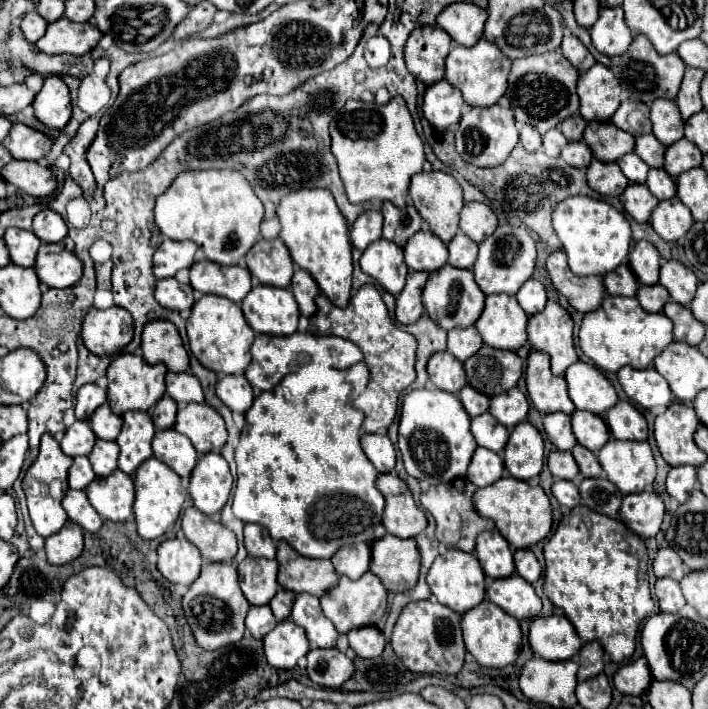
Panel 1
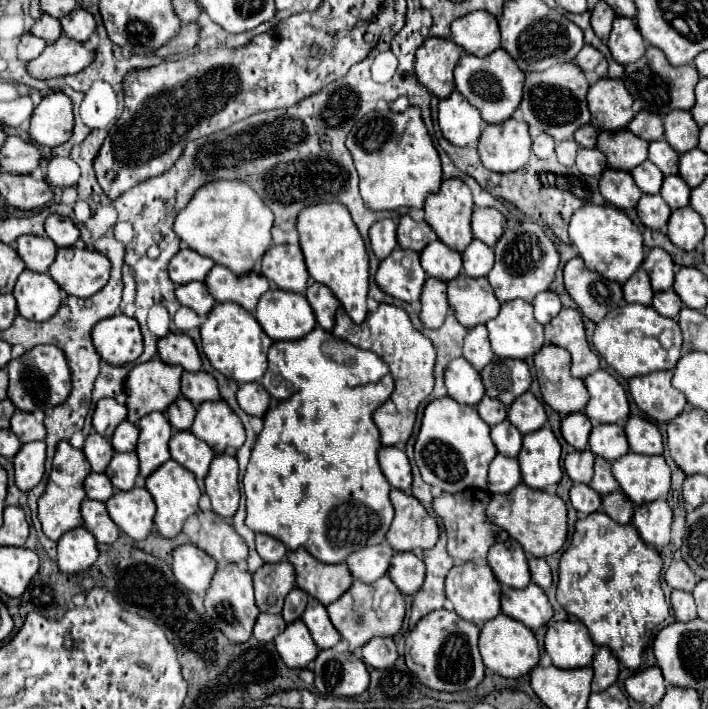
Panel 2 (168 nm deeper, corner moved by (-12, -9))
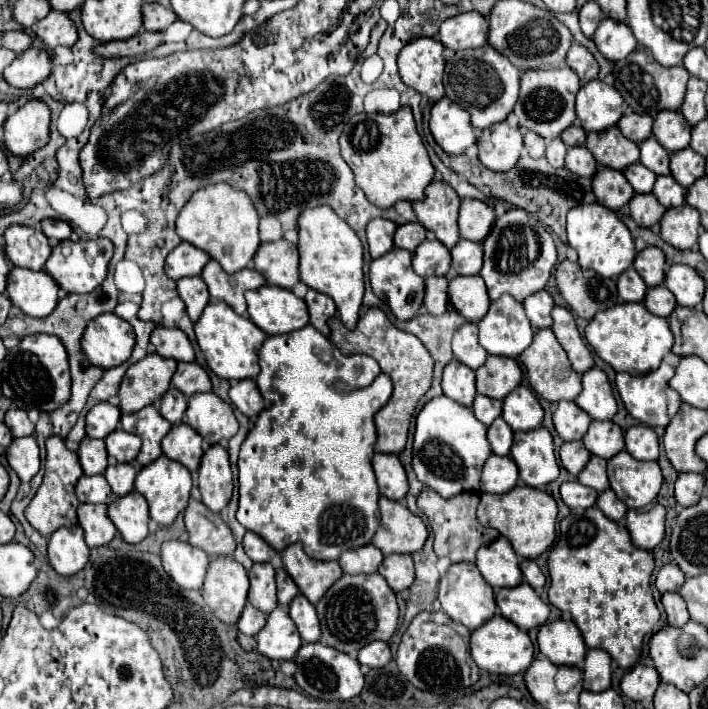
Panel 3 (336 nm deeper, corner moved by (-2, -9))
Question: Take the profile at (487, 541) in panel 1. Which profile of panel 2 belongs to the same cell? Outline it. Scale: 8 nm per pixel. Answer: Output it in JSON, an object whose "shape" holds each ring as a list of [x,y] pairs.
{"shape":[[[512,538],[506,542],[498,542],[490,548],[488,564],[492,566],[496,580],[504,588],[526,588],[530,584],[526,554]]]}

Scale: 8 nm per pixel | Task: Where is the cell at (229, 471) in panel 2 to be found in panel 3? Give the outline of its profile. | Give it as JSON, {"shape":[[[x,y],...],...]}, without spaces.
{"shape":[[[214,444],[204,452],[198,470],[198,488],[202,492],[202,502],[212,512],[220,512],[228,506],[234,482],[228,452],[224,446]]]}

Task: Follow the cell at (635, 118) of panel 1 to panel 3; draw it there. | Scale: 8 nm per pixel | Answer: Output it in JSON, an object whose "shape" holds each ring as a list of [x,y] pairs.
{"shape":[[[626,114],[618,122],[618,128],[622,134],[634,142],[648,140],[652,136],[652,118],[650,116],[638,116],[638,114]]]}

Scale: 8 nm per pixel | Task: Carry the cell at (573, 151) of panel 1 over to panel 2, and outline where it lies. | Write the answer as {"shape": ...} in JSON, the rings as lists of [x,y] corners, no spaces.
{"shape":[[[580,148],[578,156],[576,156],[576,168],[584,174],[584,176],[600,176],[606,168],[606,158],[600,150],[592,148]]]}

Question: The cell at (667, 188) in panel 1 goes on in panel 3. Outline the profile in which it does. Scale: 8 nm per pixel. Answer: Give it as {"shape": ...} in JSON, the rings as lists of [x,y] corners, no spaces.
{"shape":[[[658,176],[652,194],[658,198],[658,202],[664,208],[682,206],[684,198],[686,198],[686,190],[672,176]]]}

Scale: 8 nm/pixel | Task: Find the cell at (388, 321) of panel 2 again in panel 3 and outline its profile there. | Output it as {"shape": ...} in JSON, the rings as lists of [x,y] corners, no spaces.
{"shape":[[[368,308],[366,314],[358,320],[356,330],[346,330],[344,324],[338,318],[330,318],[328,326],[332,330],[330,340],[344,352],[350,354],[350,348],[356,346],[358,352],[364,352],[372,356],[384,374],[388,374],[394,382],[394,394],[388,400],[388,404],[376,414],[376,428],[378,428],[378,442],[376,442],[376,452],[384,454],[400,454],[406,446],[408,440],[408,428],[412,414],[416,410],[418,400],[428,392],[432,384],[432,366],[434,360],[428,356],[424,344],[408,332],[398,330],[382,310],[378,308]]]}

